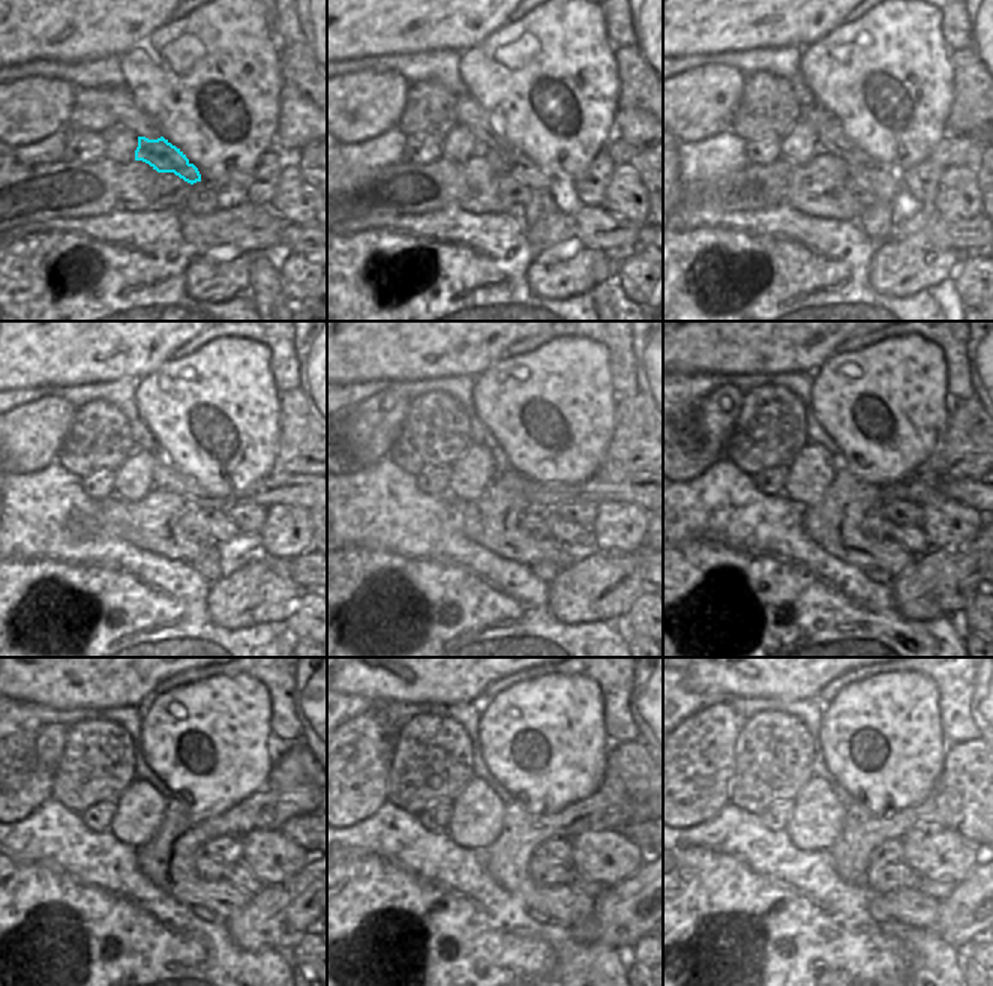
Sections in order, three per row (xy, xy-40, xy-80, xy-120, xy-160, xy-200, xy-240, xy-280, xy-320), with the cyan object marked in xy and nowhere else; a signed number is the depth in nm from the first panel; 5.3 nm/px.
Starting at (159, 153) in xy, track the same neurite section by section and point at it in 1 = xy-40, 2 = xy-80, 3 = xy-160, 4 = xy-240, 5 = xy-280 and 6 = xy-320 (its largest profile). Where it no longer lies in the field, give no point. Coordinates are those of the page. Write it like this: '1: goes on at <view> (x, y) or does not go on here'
1: goes on at xy-40 (513, 164)
2: goes on at xy-80 (882, 183)
3: goes on at xy-160 (564, 532)
4: goes on at xy-240 (239, 874)
5: goes on at xy-280 (578, 881)
6: goes on at xy-320 (939, 890)

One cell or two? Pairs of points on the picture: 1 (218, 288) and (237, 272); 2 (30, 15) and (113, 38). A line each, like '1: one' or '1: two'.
1: one
2: one

